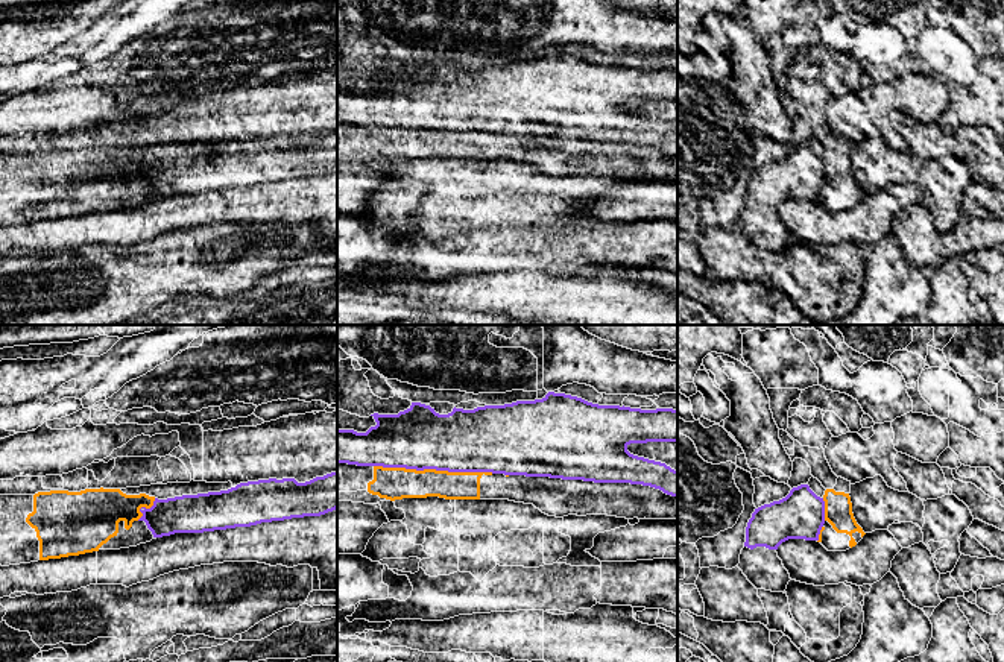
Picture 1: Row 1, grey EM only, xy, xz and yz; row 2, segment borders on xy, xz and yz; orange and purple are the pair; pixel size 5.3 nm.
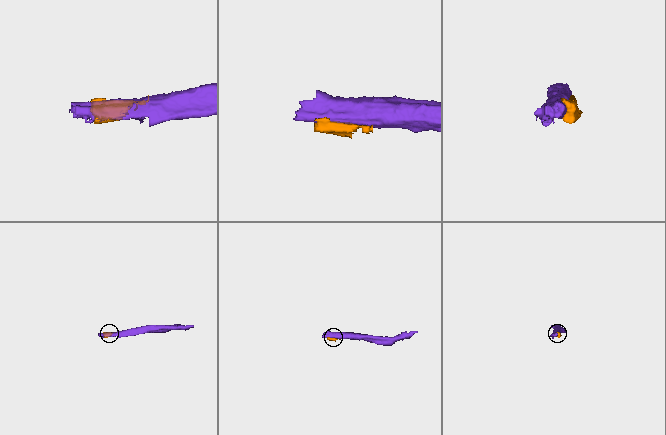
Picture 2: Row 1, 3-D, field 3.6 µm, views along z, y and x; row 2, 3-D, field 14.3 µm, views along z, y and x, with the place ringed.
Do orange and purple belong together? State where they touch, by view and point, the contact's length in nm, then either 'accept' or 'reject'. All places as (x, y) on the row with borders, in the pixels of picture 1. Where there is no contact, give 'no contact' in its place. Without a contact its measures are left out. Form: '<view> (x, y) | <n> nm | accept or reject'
xz (433, 469) | 650 nm | reject

